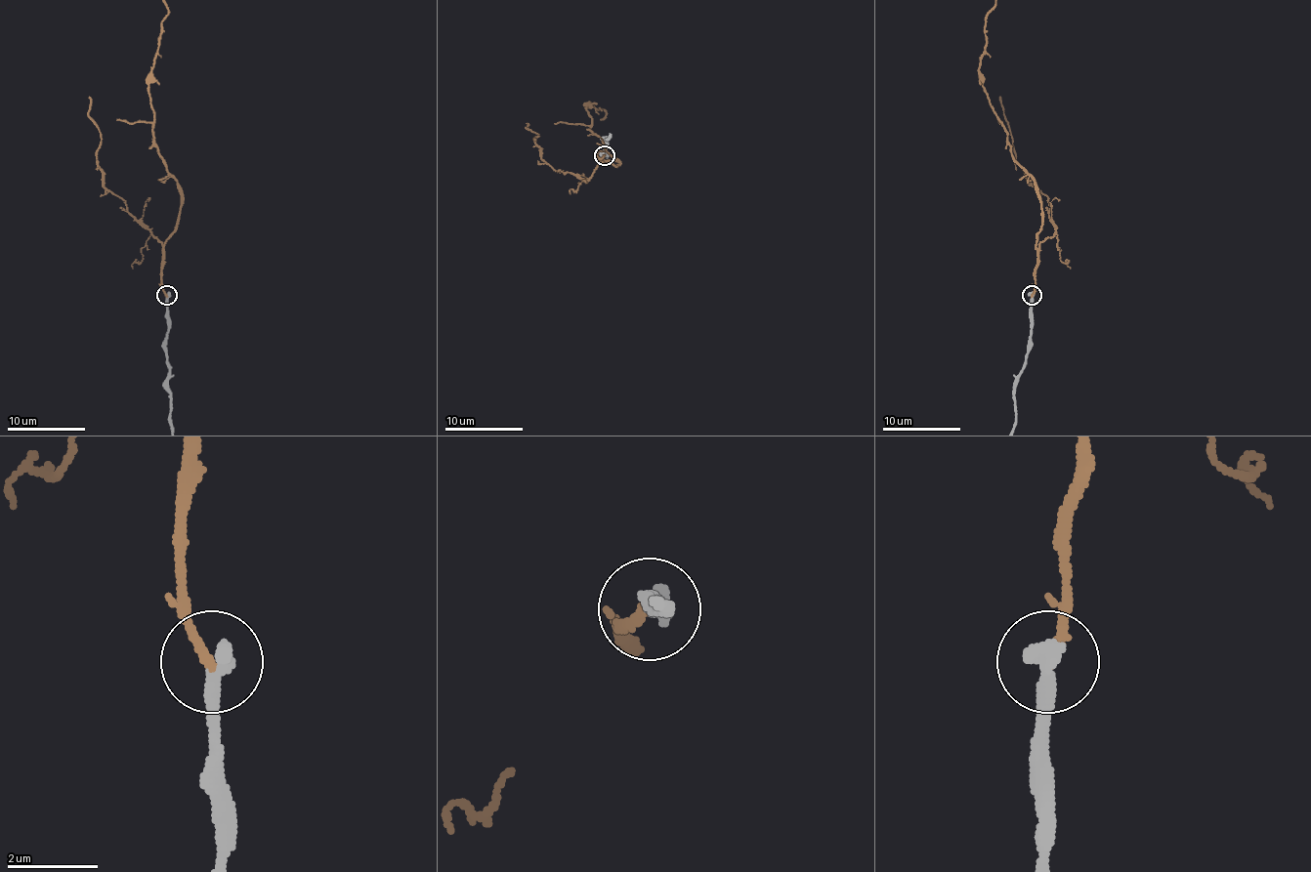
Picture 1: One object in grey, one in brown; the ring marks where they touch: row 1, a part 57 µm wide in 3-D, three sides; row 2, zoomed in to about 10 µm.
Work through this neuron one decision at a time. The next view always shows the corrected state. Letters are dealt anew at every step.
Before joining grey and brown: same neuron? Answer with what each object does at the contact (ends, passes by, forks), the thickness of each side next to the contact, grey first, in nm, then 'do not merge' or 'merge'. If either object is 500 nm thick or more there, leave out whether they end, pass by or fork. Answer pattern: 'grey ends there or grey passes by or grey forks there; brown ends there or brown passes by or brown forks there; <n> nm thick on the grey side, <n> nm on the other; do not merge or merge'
grey ends there; brown ends there; 440 nm thick on the grey side, 240 nm on the other; merge

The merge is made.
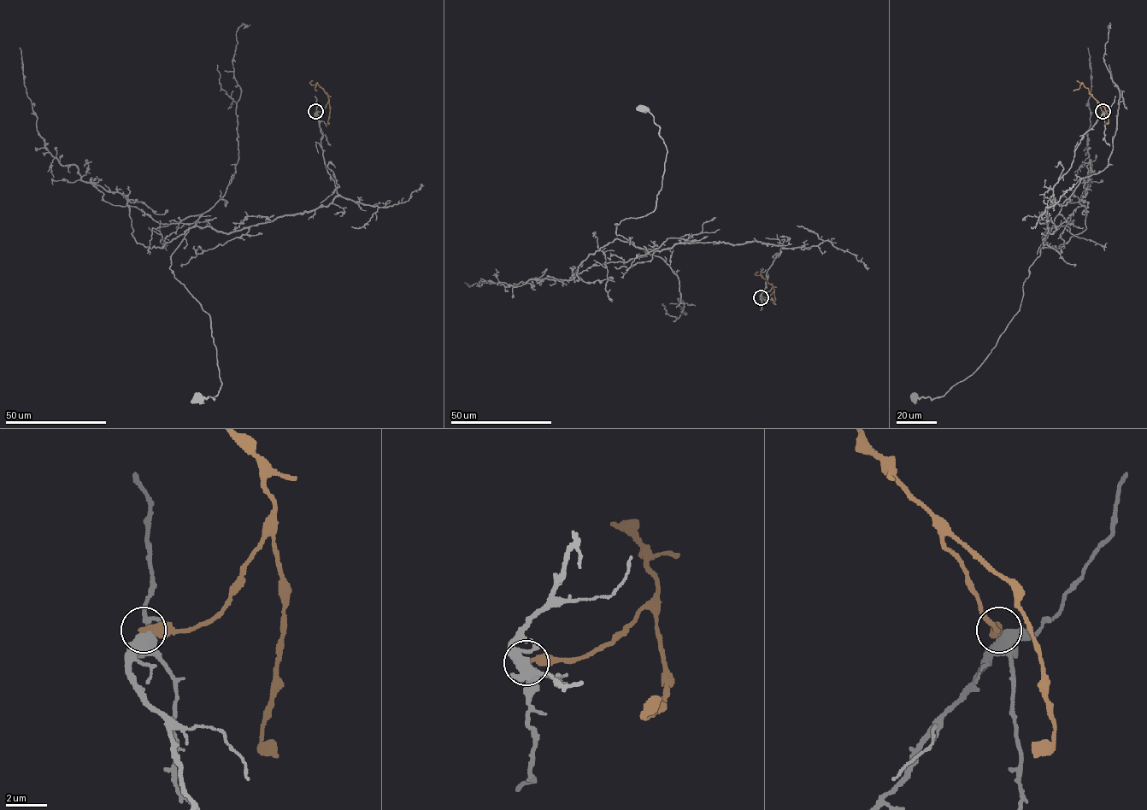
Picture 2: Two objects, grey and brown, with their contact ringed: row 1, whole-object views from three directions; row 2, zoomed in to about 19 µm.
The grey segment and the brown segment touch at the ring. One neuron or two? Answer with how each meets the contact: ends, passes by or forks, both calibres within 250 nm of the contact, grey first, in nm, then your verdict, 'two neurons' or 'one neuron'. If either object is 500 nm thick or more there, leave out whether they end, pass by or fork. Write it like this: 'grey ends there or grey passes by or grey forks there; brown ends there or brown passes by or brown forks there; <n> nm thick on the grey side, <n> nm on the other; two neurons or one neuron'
grey forks there; brown ends there; 440 nm thick on the grey side, 360 nm on the other; two neurons

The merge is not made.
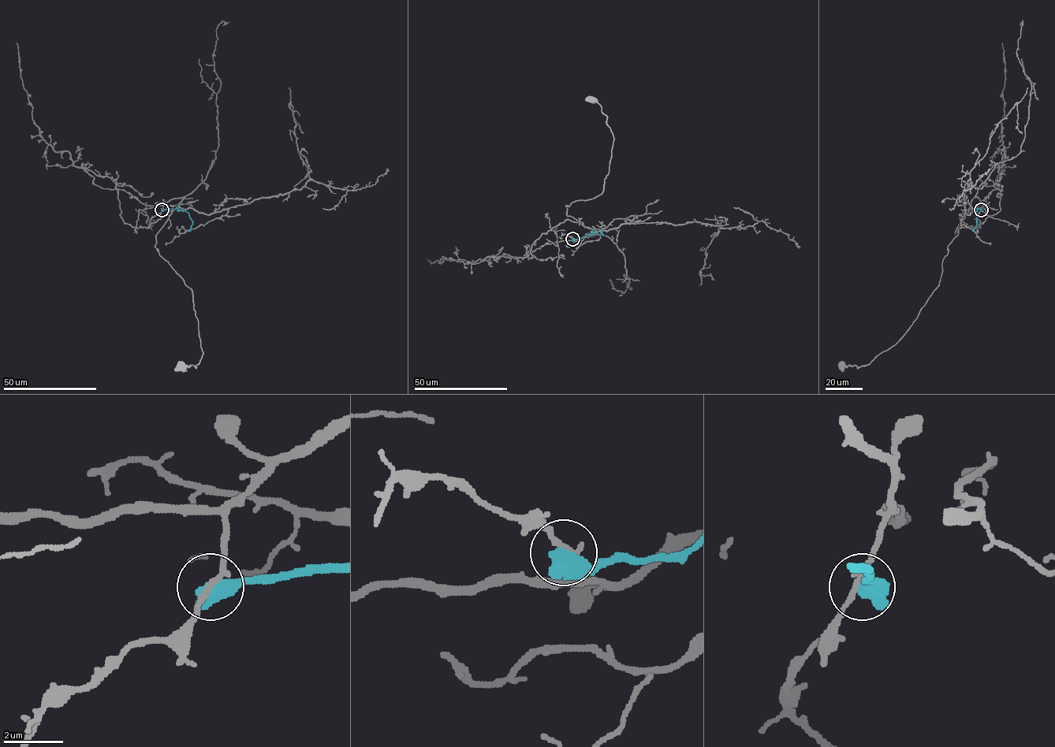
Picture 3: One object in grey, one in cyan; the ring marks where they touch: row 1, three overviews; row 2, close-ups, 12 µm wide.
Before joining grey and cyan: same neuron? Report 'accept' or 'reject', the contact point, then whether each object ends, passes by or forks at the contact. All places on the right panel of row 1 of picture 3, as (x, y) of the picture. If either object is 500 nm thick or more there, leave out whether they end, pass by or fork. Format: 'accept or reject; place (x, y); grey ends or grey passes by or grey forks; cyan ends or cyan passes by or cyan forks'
reject; place (981, 209)

